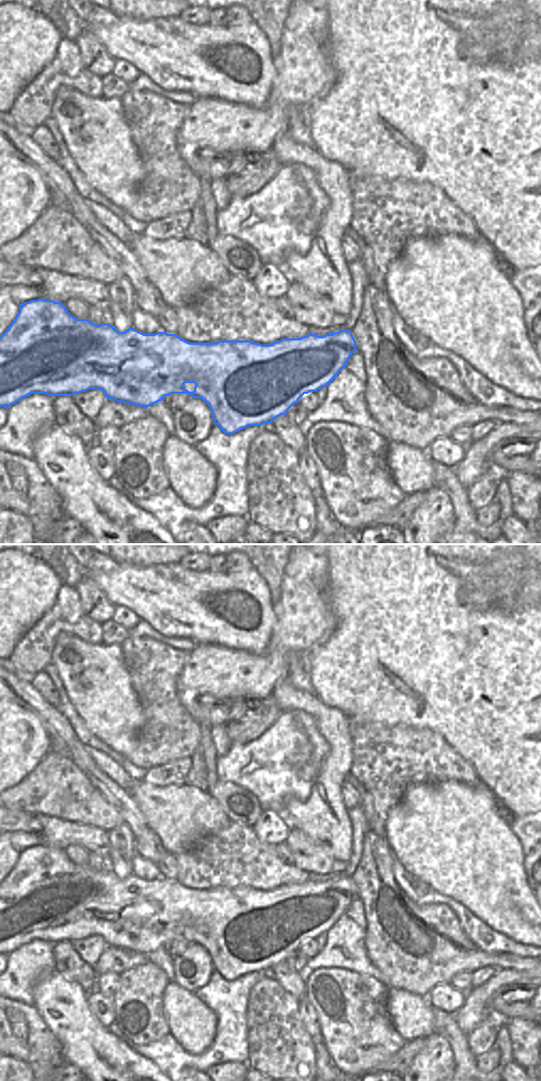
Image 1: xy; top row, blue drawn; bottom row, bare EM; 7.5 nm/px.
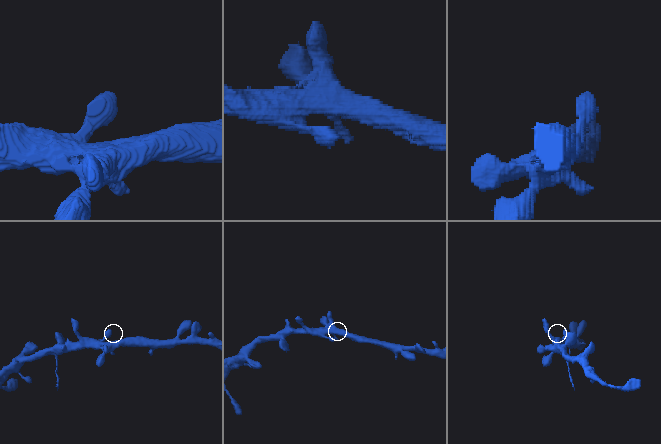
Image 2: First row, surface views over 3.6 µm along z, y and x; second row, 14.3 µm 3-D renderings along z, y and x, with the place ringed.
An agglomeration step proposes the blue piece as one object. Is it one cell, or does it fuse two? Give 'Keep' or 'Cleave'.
Keep

